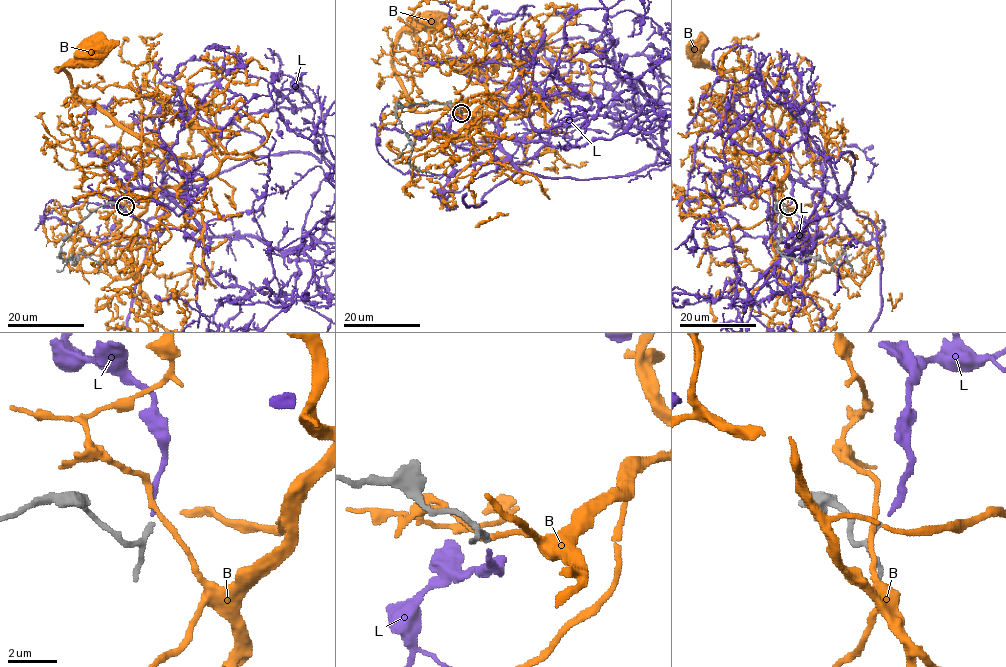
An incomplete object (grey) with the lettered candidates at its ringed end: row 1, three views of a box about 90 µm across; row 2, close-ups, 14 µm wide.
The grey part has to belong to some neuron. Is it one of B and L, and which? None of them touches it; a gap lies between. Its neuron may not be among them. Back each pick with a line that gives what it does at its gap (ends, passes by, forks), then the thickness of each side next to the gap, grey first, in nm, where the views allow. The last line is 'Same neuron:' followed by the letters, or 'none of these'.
L: it ends | 150/180 nm
Same neuron: L

